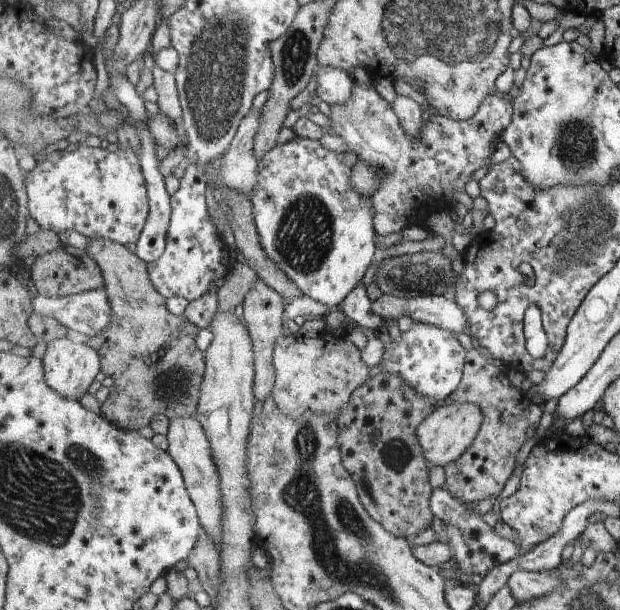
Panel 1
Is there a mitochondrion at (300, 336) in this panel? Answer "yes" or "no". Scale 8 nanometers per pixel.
no

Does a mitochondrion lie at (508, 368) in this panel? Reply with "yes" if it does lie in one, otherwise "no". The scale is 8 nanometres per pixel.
no

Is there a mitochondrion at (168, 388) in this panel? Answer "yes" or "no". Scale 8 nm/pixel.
yes

